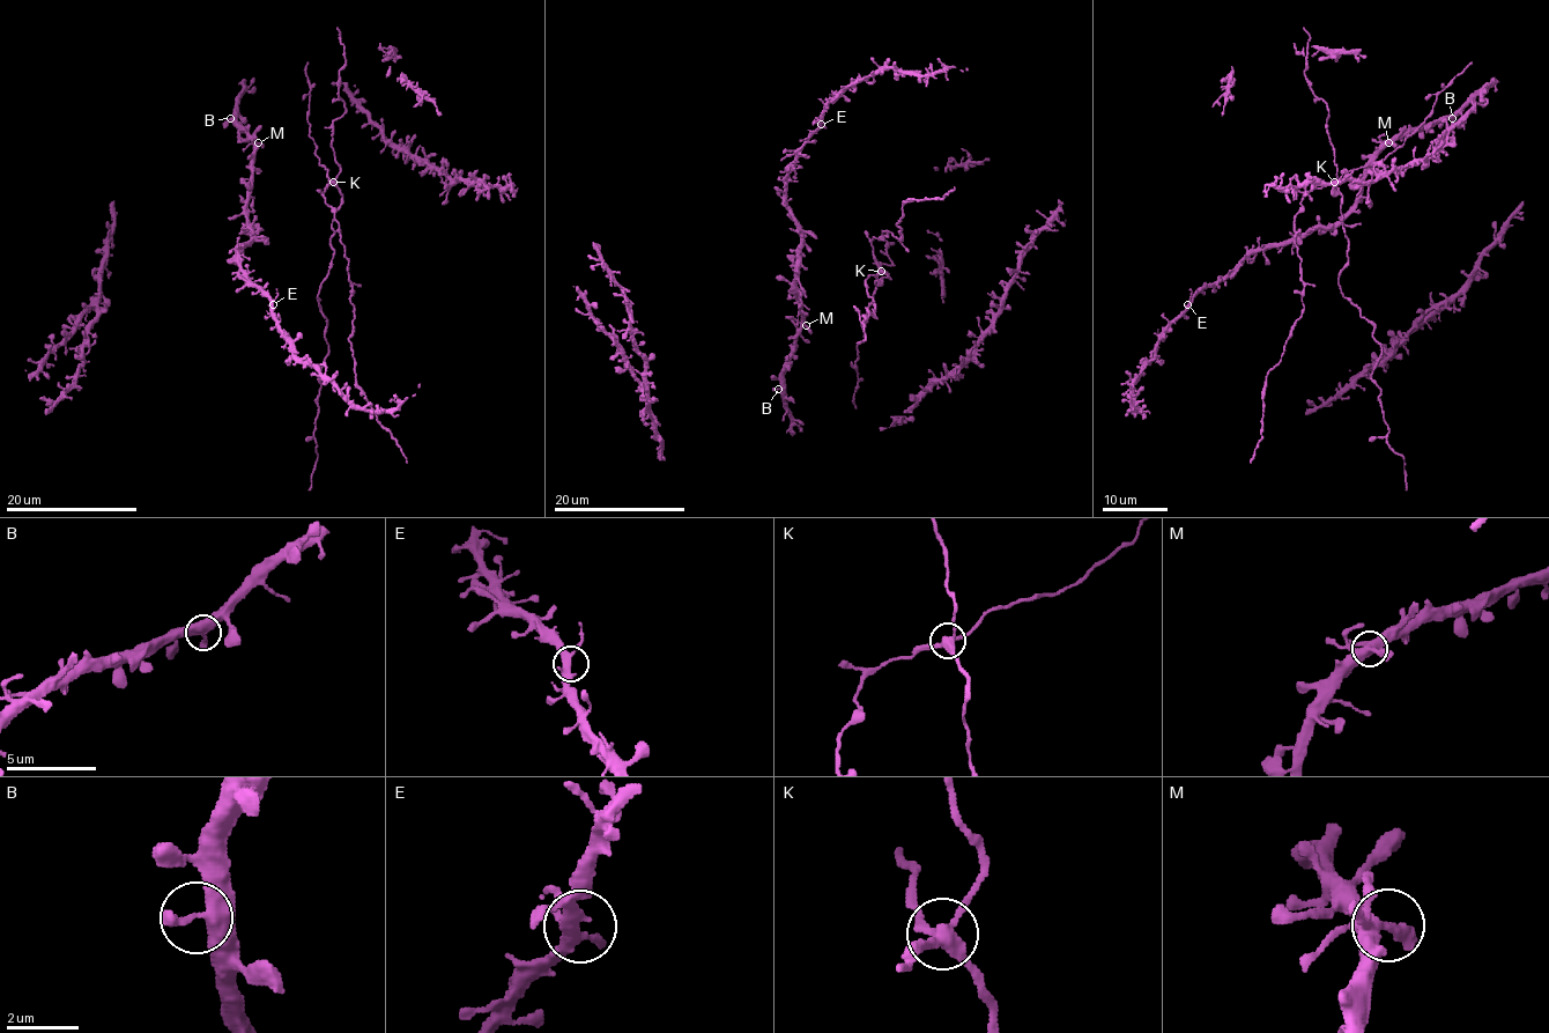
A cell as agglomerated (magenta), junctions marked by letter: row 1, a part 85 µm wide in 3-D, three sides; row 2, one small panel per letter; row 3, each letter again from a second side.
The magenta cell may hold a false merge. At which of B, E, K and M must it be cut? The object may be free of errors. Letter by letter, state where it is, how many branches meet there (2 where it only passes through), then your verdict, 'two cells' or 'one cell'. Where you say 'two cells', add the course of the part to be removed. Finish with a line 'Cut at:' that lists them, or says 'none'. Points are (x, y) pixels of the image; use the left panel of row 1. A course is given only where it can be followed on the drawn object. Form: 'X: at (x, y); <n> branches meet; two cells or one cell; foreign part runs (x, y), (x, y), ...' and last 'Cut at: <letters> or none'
B: at (230, 118); 3 branches meet; one cell
E: at (273, 304); 3 branches meet; one cell
K: at (333, 182); 4 branches meet; two cells; foreign part runs (332, 182), (342, 204), (332, 222), (332, 266), (318, 295), (327, 356), (315, 427), (318, 458), (308, 489)
M: at (258, 142); 4 branches meet; one cell
Cut at: K

